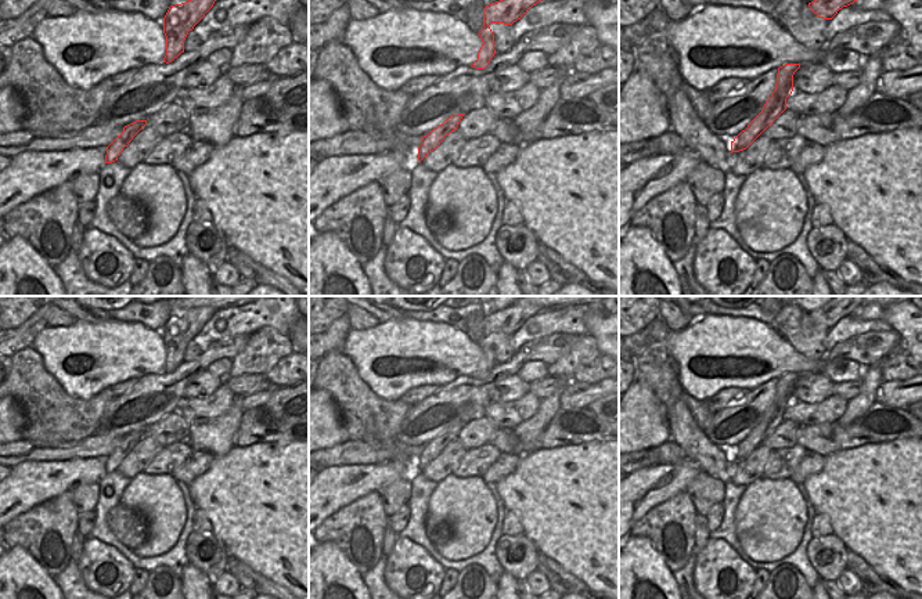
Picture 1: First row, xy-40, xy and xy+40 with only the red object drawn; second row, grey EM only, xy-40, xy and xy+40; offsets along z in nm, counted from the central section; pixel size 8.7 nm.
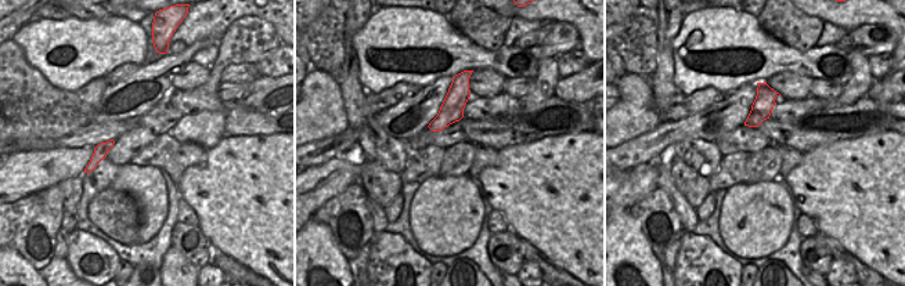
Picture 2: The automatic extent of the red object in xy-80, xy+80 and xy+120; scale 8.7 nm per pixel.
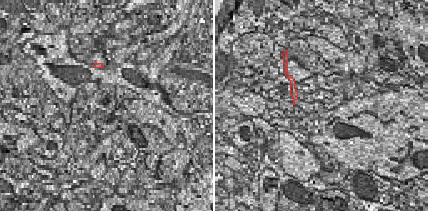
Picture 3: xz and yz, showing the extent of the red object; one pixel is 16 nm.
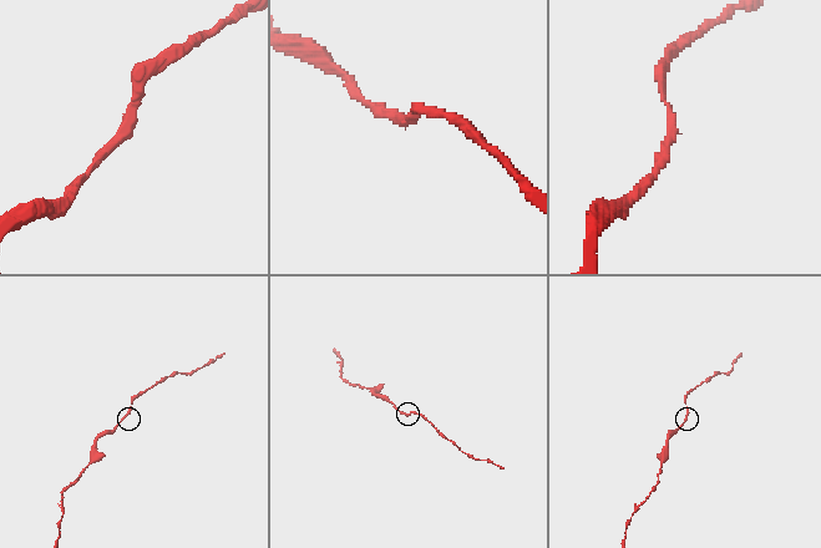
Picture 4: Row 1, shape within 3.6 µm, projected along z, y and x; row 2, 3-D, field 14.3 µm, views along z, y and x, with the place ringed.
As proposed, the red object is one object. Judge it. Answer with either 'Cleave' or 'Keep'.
Keep

